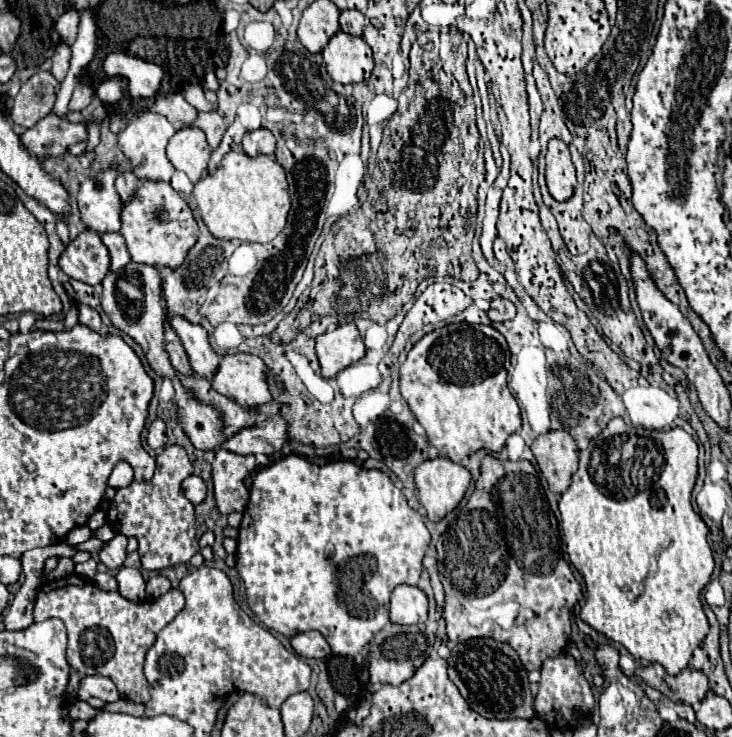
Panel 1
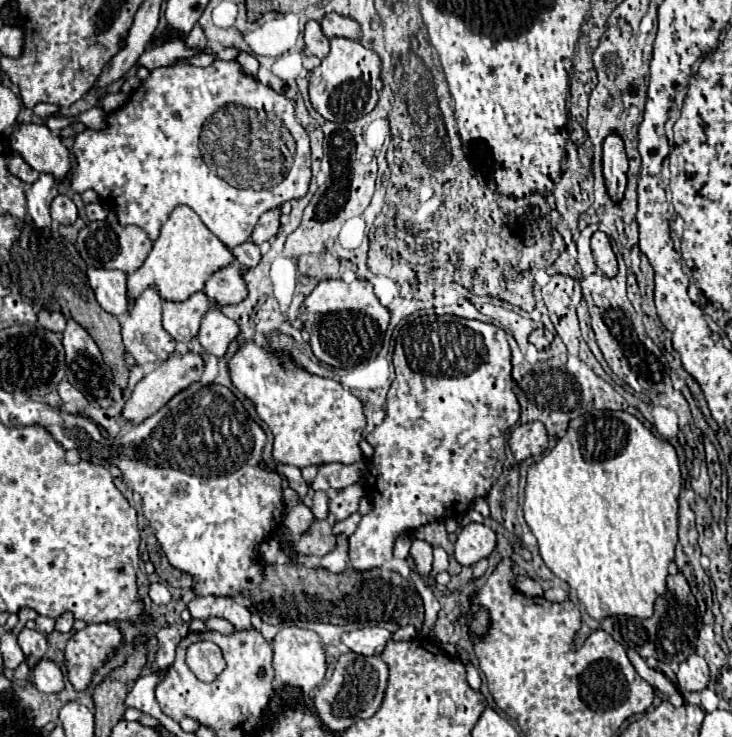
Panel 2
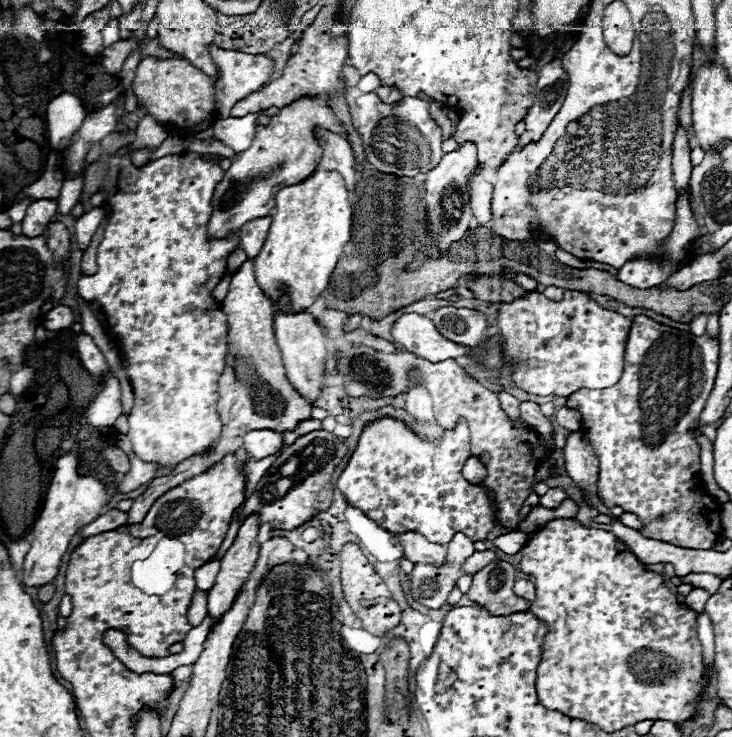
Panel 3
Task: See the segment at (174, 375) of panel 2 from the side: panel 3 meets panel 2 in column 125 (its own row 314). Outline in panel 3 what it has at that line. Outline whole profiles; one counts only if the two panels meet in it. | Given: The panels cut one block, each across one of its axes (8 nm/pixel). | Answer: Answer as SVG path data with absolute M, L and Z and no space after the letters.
M404 314L396 320L392 326L392 338L400 346L404 346L408 352L414 352L416 356L432 362L458 358L458 356L470 356L472 348L456 344L452 340L446 340L440 336L436 326L430 318L420 314Z

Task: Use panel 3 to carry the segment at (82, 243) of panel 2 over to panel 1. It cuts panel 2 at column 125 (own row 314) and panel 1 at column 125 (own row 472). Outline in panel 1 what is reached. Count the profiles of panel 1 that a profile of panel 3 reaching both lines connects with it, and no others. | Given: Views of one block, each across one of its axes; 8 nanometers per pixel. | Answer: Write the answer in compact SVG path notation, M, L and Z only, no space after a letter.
M128 170L128 172L122 172L122 174L116 178L116 190L118 190L118 194L120 194L120 198L122 198L124 202L134 196L138 184L140 184L140 178L138 178L134 172L130 172L130 170Z

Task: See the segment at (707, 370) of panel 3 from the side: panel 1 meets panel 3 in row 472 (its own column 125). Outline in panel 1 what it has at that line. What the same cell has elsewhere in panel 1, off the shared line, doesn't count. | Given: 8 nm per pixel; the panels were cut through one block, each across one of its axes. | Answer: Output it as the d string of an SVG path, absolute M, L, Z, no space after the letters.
M78 576L70 578L66 582L74 582L74 584L48 582L48 584L40 586L38 596L36 596L36 604L34 604L34 622L42 622L42 620L48 620L52 616L60 618L68 630L68 650L66 650L68 664L74 670L78 670L80 676L100 674L100 676L112 678L112 682L118 686L118 692L122 698L132 700L136 704L146 704L148 702L148 682L146 682L146 676L142 672L144 656L146 656L148 648L154 644L158 630L162 630L168 622L172 622L174 616L184 608L182 592L172 588L164 596L160 596L158 600L136 604L136 602L122 598L118 592L104 592L96 584L92 584L90 580L82 580Z

